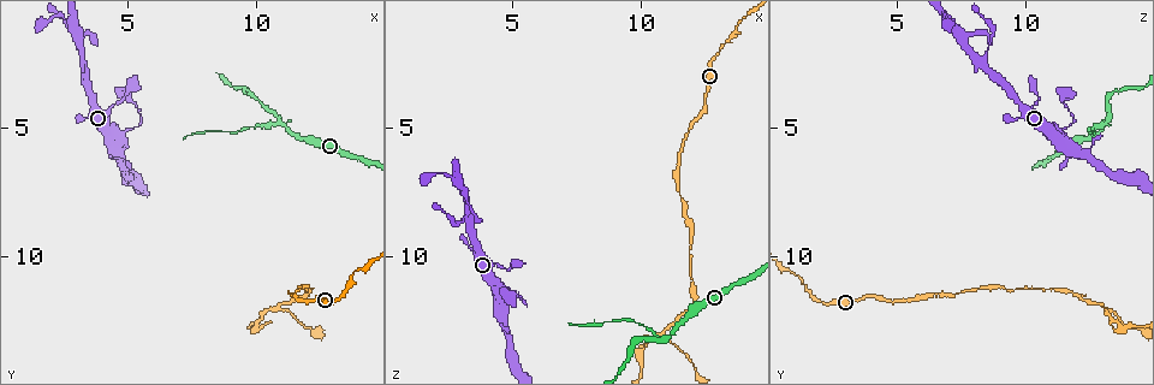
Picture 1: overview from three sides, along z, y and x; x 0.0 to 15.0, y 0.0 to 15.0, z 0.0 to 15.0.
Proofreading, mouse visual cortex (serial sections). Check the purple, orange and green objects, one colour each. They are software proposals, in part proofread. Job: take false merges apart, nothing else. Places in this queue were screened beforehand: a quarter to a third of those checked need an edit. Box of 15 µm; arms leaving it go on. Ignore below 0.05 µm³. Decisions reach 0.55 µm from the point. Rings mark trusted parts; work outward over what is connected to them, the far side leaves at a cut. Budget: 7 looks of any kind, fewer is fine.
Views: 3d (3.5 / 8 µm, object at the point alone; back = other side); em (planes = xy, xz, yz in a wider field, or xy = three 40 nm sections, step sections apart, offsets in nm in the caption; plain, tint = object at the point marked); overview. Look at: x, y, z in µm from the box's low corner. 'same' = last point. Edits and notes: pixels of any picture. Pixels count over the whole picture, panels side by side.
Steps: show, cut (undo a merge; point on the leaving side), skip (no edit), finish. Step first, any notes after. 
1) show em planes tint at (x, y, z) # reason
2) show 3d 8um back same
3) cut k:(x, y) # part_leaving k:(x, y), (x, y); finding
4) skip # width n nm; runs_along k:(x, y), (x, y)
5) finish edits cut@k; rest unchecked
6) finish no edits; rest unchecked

show 3d 8um at (10.9, 4.8, 13.3) # three arms meet

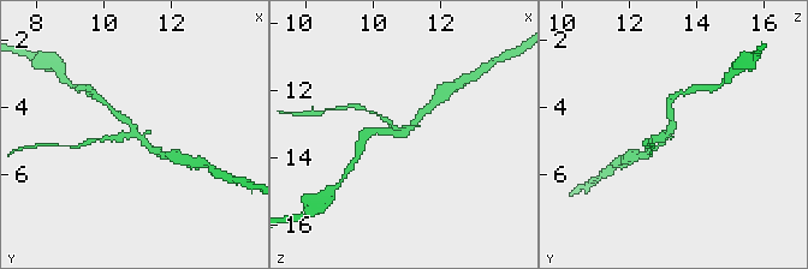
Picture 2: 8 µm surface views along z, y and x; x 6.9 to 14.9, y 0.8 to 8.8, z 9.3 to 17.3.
show 3d 3.5um at (11.0, 4.7, 13.2) # zoom in

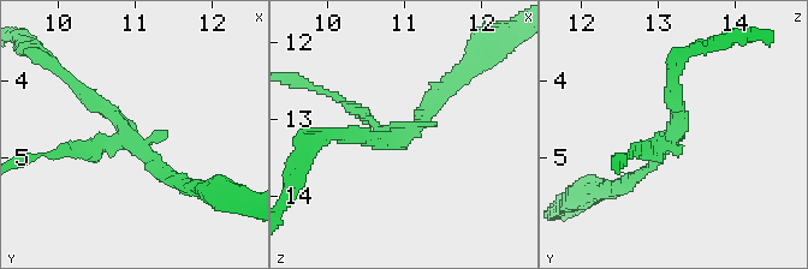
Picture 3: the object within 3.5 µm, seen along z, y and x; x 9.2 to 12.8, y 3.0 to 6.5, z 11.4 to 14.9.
show em xy step 1 tint at (10.95, 4.75, 13.20) # arms 3; arm_widths 150, 150, 200 nm

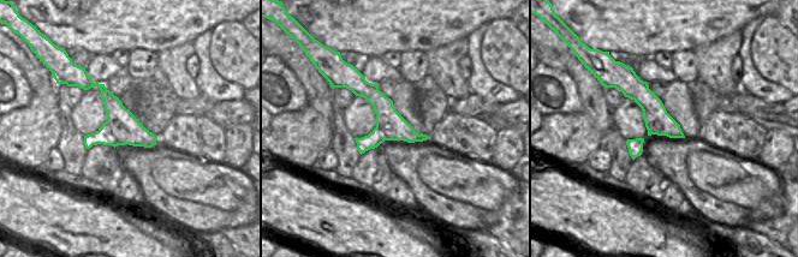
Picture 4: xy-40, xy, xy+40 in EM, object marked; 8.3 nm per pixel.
cut 3:(350, 108) # a second cell is stuck on

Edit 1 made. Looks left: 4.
show 3d 8um back at (10.8, 12.0, 13.0) # abrupt turn

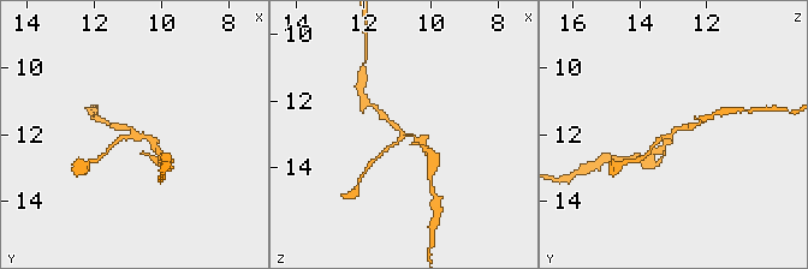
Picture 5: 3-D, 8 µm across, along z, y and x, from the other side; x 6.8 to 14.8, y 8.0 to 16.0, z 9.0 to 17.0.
show em planes tint at (10.9, 11.9, 13.0) # arms 3; arm_widths 150, 200, 200 nm

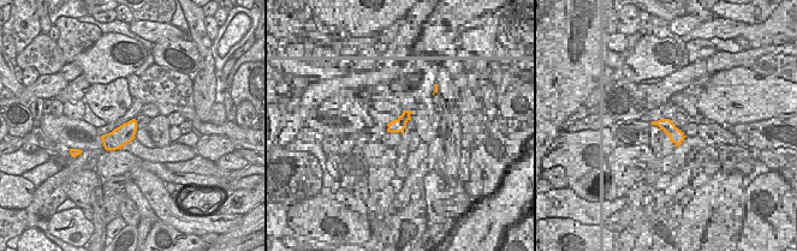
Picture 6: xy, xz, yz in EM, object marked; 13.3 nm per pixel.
skip # width 260 nm; runs_along 5:(379, 111), (400, 135), (419, 138), (426, 147); continuous, no second cell

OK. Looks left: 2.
finish edits cut@3; rest unchecked

